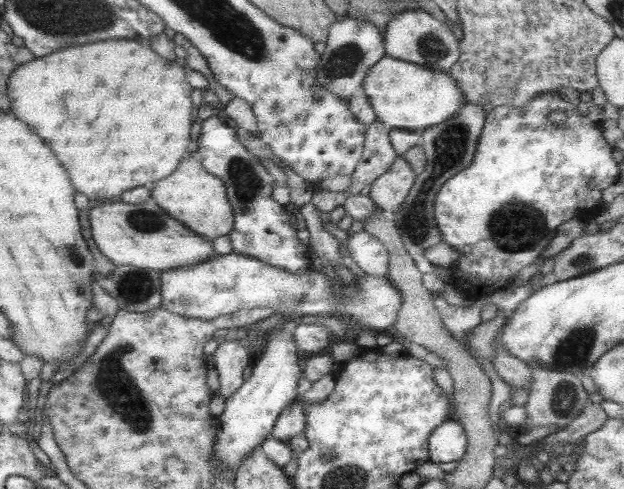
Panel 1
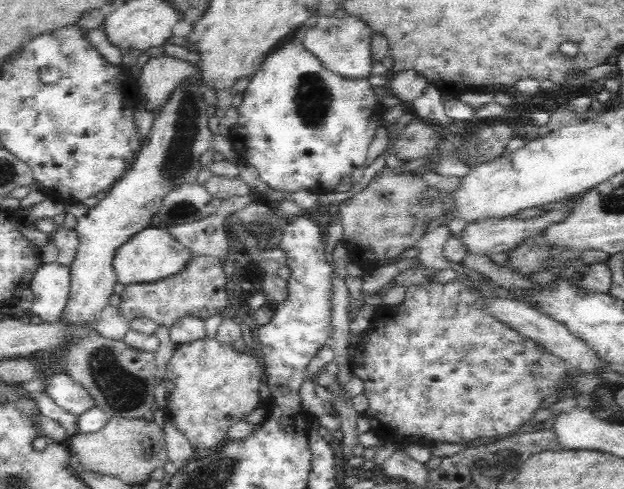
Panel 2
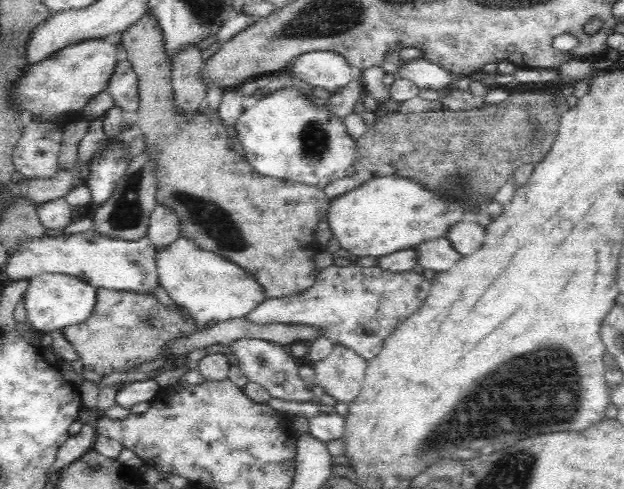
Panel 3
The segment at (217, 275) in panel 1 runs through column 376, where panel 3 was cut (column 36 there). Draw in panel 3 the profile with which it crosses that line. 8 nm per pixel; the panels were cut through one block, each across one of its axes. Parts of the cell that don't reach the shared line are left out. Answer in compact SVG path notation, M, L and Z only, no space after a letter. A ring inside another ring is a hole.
M42 274L30 278L24 300L27 324L40 335L63 329L72 324L85 322L93 313L97 302L98 290L86 282L69 275Z

